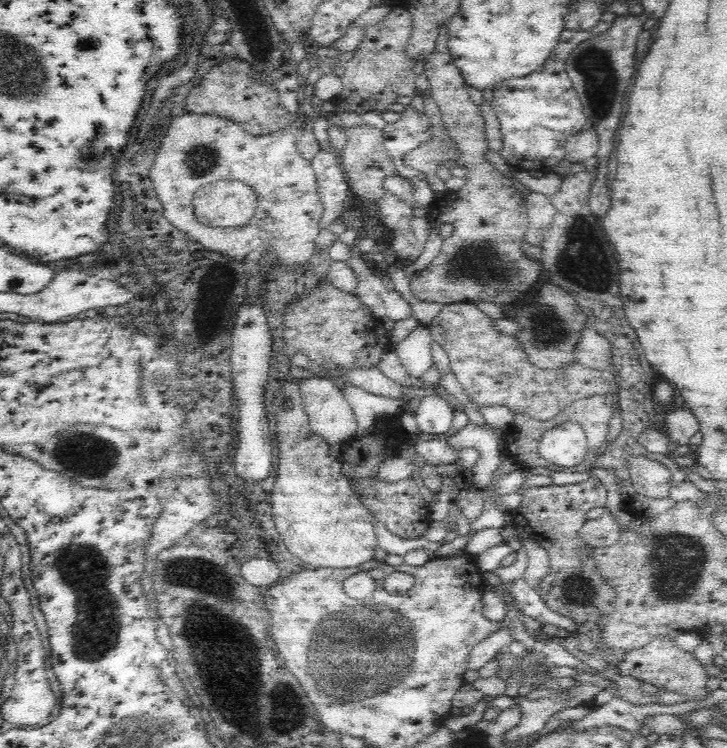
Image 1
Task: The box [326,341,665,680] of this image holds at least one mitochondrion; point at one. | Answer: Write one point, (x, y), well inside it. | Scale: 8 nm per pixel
(577, 588)

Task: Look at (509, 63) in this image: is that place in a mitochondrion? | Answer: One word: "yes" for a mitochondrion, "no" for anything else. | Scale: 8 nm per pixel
no

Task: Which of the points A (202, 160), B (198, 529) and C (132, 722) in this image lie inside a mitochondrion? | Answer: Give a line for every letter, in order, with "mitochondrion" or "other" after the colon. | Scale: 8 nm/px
A: mitochondrion
B: other
C: mitochondrion

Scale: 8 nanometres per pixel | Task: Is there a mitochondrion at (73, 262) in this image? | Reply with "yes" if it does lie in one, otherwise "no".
no

